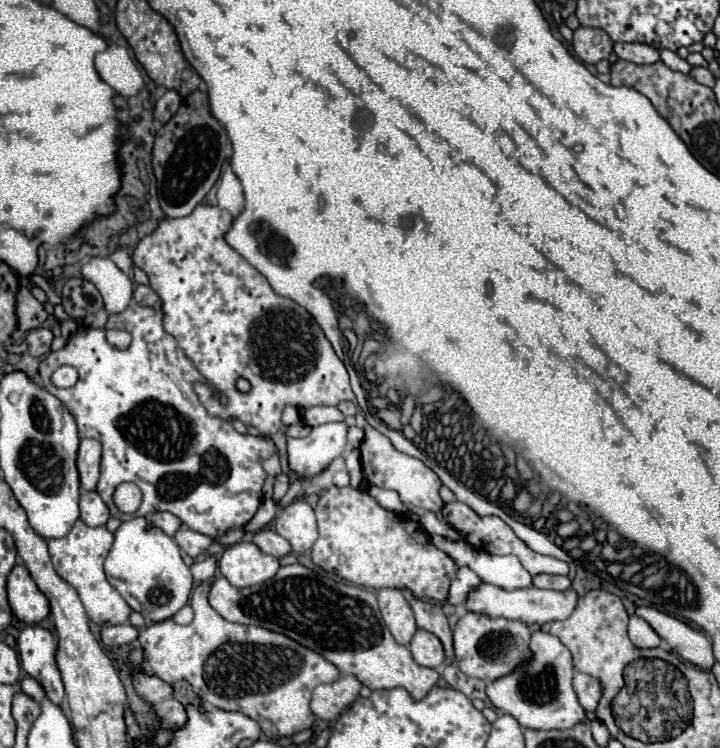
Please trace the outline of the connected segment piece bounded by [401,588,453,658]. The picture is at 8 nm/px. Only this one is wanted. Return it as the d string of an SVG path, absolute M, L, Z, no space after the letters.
M401 588L401 592L405 594L405 598L409 600L411 608L413 608L413 614L415 614L415 620L417 620L417 626L423 628L423 630L429 630L433 632L441 642L443 642L443 648L445 648L445 654L447 658L453 656L453 640L451 640L451 630L449 630L449 622L447 622L447 616L443 614L443 608L435 602L425 602L421 598L417 598L411 590L407 588Z

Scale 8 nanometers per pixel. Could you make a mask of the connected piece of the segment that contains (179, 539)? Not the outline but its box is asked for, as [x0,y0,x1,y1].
[173,528,213,558]

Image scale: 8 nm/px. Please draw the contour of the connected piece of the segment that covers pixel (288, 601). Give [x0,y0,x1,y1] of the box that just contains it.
[209,564,439,700]

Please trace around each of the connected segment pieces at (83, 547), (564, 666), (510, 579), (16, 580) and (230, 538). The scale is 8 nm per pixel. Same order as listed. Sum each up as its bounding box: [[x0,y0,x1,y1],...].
[[49,520,132,624],[487,632,585,730],[431,536,531,590],[7,564,49,624],[215,530,245,546]]

